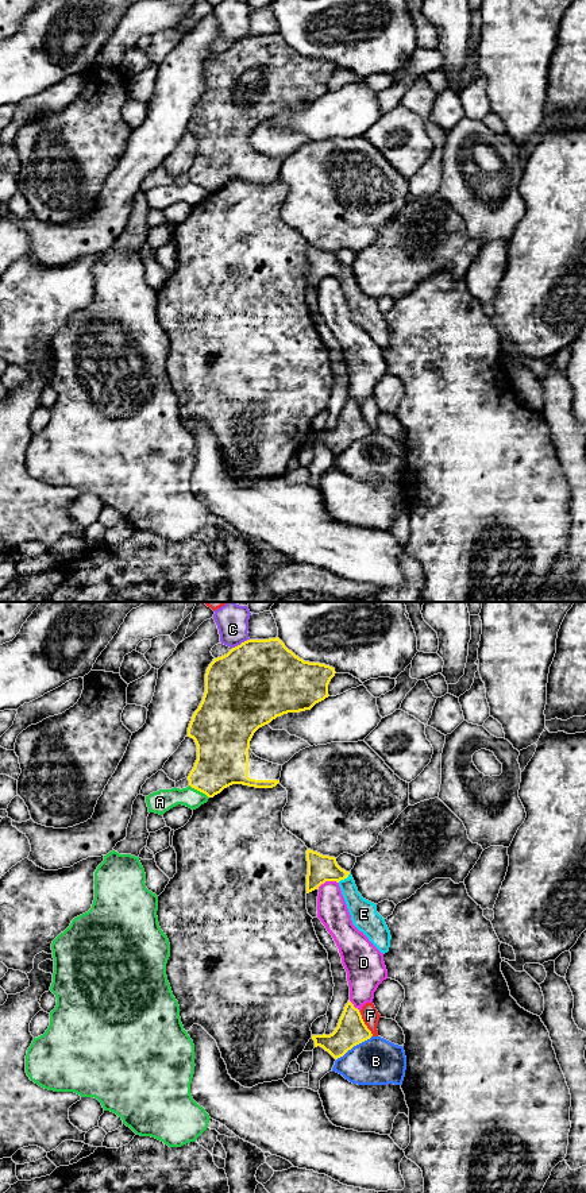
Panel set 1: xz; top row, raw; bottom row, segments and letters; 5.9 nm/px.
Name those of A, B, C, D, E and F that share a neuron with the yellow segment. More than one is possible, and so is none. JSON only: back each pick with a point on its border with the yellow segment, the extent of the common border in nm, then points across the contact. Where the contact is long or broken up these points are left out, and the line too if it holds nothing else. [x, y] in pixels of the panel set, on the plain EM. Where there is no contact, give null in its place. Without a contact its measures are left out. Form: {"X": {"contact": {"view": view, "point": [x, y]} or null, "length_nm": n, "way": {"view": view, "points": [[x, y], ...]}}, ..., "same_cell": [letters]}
{"E": {"contact": {"view": "xz", "point": [343, 274]}, "length_nm": 90, "way": {"view": "xz", "points": [[322, 263], [343, 274], [354, 297], [363, 309]]}}, "same_cell": ["E"]}

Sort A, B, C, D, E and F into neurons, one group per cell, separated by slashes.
A / B / C / D / E / F

